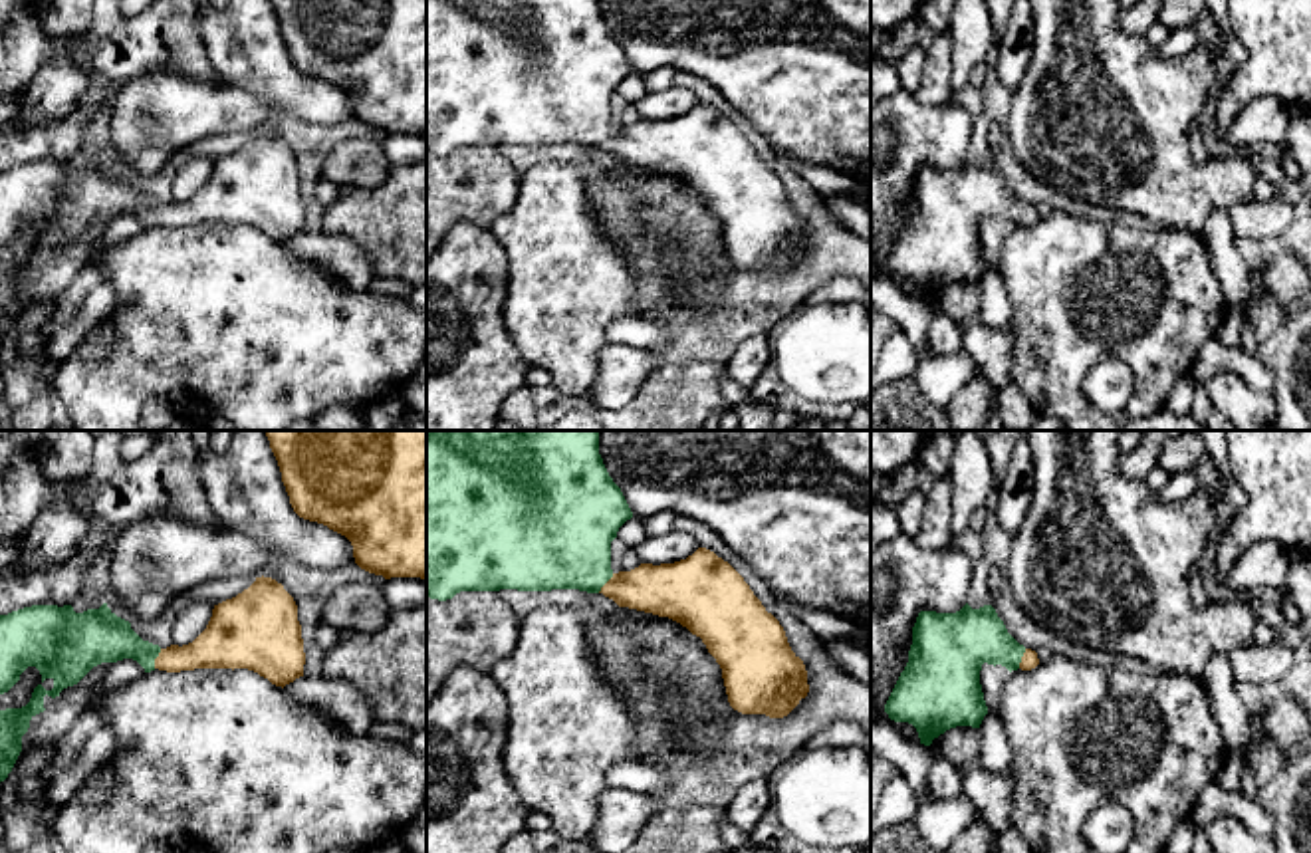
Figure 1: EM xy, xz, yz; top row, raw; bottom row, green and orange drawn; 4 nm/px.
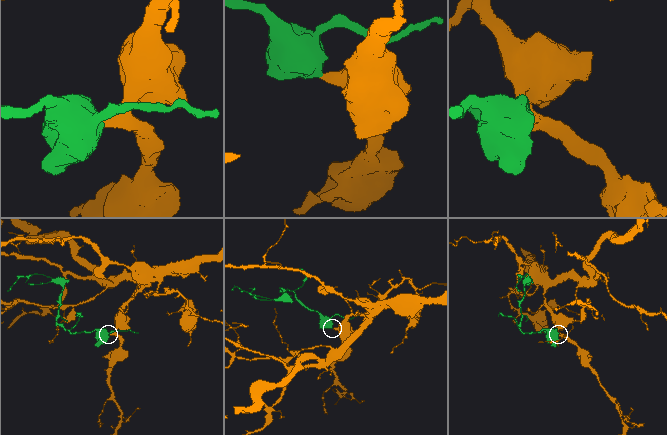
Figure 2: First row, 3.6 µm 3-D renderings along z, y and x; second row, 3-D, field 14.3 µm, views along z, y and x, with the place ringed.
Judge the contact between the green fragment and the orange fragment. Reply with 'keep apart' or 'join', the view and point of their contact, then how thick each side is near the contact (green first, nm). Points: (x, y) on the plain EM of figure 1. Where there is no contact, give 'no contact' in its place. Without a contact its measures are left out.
join | xy (155, 213) | 220/170 nm

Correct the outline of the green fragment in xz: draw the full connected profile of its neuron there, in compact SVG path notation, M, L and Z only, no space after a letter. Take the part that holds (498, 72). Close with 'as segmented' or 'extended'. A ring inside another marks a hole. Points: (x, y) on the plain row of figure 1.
M426 0L426 153L446 157L460 147L603 149L619 163L668 173L700 192L722 224L728 258L742 270L787 272L807 252L807 226L791 206L779 177L766 167L744 133L722 113L698 103L674 119L611 125L611 97L633 73L621 44L609 32L599 0Z | extended

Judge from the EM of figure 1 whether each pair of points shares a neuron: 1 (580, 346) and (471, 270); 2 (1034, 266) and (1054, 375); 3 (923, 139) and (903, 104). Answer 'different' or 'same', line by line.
1: different
2: same
3: same

